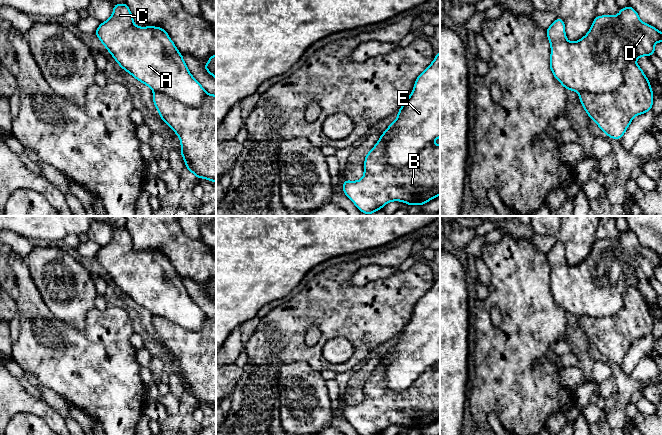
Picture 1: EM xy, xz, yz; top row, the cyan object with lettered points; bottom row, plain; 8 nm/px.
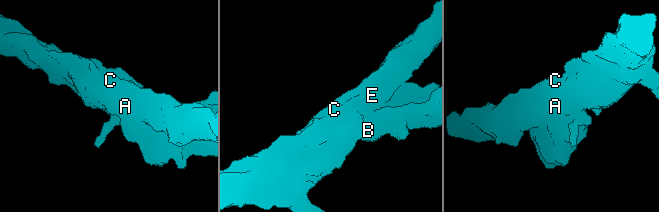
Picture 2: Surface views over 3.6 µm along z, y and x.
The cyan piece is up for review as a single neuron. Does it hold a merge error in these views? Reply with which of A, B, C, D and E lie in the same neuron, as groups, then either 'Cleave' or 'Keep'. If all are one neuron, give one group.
Groups: A C D E / B. Cleave

